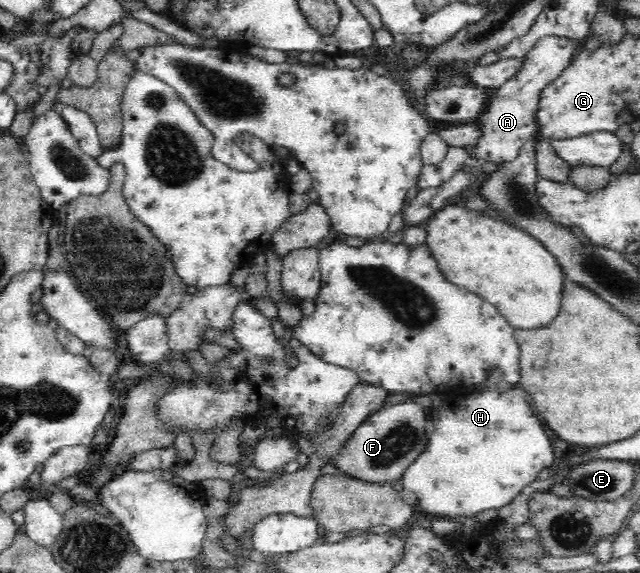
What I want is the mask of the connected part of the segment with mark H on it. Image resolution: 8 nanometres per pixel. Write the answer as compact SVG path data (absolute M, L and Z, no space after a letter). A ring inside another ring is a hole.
M442 387L433 397L426 401L426 436L428 443L420 457L404 471L402 475L403 487L410 489L417 495L416 504L432 515L454 519L458 516L470 517L485 509L497 509L508 505L524 487L531 485L542 469L550 467L554 461L554 451L550 445L548 435L544 433L538 417L534 415L530 403L514 393L508 391L474 392L467 397L460 397L454 401L443 401L446 387Z

